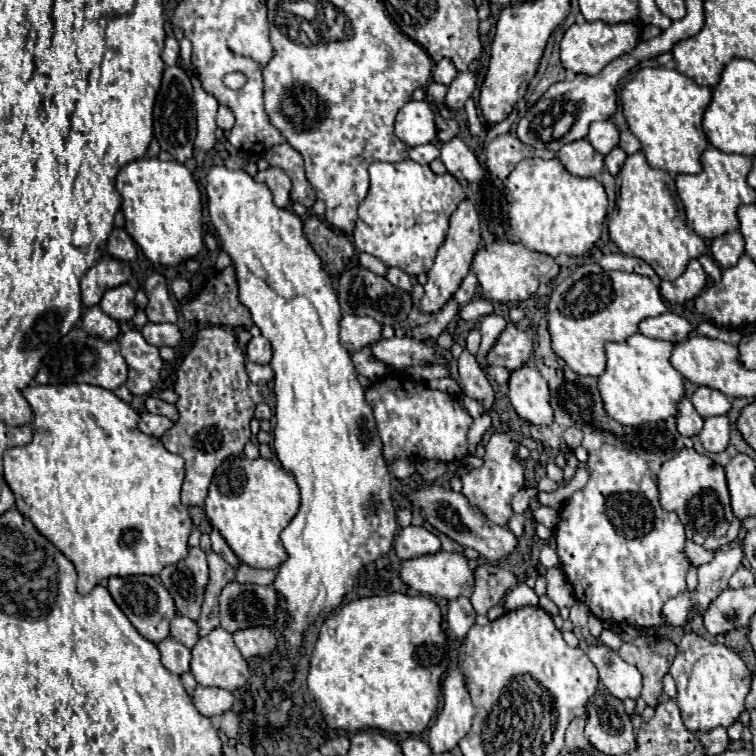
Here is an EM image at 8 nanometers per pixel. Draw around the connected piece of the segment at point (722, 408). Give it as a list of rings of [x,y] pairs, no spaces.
[[[698,387],[690,399],[702,417],[726,415],[730,411],[730,399],[724,393],[710,387]]]

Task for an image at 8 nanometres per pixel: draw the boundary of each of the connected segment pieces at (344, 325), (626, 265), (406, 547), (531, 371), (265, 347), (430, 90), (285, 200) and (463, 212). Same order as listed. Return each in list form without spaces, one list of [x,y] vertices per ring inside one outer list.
[[[342,315],[340,319],[340,343],[350,353],[356,353],[376,341],[380,341],[382,325],[376,319],[360,315]]]
[[[610,253],[610,255],[604,255],[600,261],[598,261],[598,265],[602,267],[602,269],[606,269],[606,271],[628,271],[628,273],[640,273],[640,275],[646,275],[646,277],[650,277],[656,285],[660,285],[660,279],[658,279],[658,275],[654,273],[654,269],[646,263],[646,261],[642,261],[642,259],[638,259],[638,257],[630,257],[630,255],[622,255],[622,253]]]
[[[408,525],[400,529],[400,533],[396,535],[394,549],[400,559],[414,559],[416,555],[428,555],[440,551],[440,539],[426,527]]]
[[[530,365],[514,369],[510,373],[508,387],[508,397],[522,419],[534,425],[548,425],[552,421],[548,383],[538,369]]]
[[[262,335],[252,337],[252,341],[248,343],[248,349],[246,349],[246,355],[248,355],[248,361],[254,361],[254,363],[270,363],[272,349],[270,349],[268,339],[264,339]]]
[[[430,83],[428,87],[426,87],[426,101],[430,101],[438,111],[444,107],[444,97],[446,97],[446,91],[448,91],[448,87],[446,85],[442,85],[442,83]]]
[[[270,167],[266,171],[258,171],[254,175],[254,181],[258,183],[266,183],[268,189],[274,195],[274,205],[276,207],[290,207],[290,189],[292,189],[292,181],[290,177],[278,169],[278,167]]]
[[[464,199],[458,209],[452,213],[450,217],[450,227],[448,227],[448,233],[446,233],[446,239],[444,243],[440,245],[438,253],[436,253],[436,259],[434,259],[434,265],[432,269],[428,271],[428,283],[424,285],[426,293],[420,301],[420,309],[424,313],[436,313],[438,309],[442,309],[442,305],[454,295],[454,291],[460,287],[462,279],[468,275],[470,271],[470,263],[472,263],[472,257],[478,249],[478,243],[480,243],[480,227],[478,227],[478,213],[476,213],[476,207],[470,199]]]

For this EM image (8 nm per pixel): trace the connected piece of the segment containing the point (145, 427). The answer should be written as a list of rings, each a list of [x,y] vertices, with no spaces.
[[[140,413],[140,421],[138,421],[138,429],[146,435],[152,437],[160,437],[166,429],[170,429],[174,423],[162,415],[154,415],[154,413]]]

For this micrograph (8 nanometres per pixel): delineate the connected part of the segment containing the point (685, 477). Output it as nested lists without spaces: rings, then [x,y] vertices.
[[[684,447],[672,459],[662,463],[656,485],[660,491],[662,507],[666,511],[674,511],[686,529],[692,529],[702,537],[726,535],[734,515],[730,509],[730,495],[728,495],[726,475],[722,465],[714,463],[706,455],[696,453],[692,447]]]

